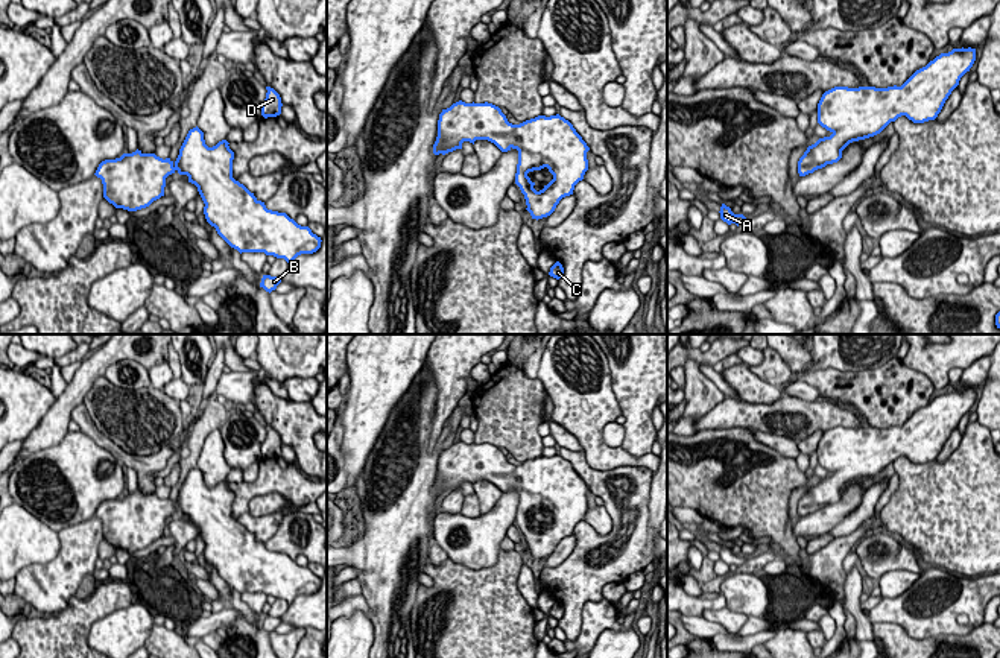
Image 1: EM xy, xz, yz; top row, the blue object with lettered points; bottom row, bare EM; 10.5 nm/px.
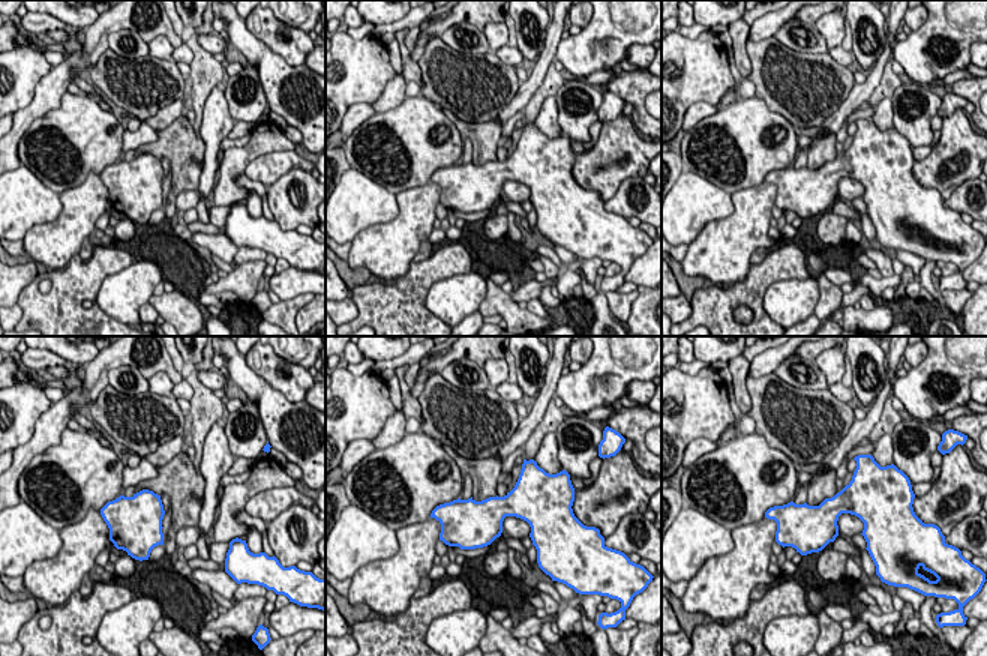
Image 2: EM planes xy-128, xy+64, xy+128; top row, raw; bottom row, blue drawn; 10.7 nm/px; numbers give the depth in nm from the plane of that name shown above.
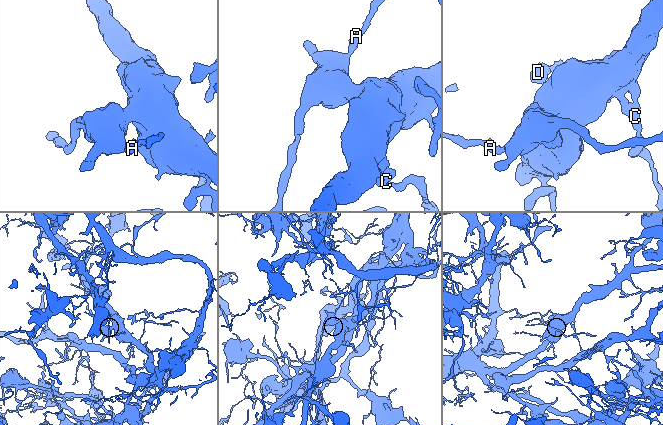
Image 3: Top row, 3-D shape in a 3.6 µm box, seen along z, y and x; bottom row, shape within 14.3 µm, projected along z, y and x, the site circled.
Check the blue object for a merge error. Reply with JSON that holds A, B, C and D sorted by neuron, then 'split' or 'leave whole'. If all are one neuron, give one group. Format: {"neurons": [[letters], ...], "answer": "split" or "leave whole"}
{"neurons": [["A", "C"], ["B", "D"]], "answer": "split"}

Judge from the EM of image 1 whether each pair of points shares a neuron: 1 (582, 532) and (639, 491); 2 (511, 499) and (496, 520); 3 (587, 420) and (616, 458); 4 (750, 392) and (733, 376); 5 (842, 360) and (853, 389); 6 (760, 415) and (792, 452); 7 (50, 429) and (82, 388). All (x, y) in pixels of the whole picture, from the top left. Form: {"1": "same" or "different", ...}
{"1": "same", "2": "same", "3": "same", "4": "same", "5": "different", "6": "different", "7": "same"}

